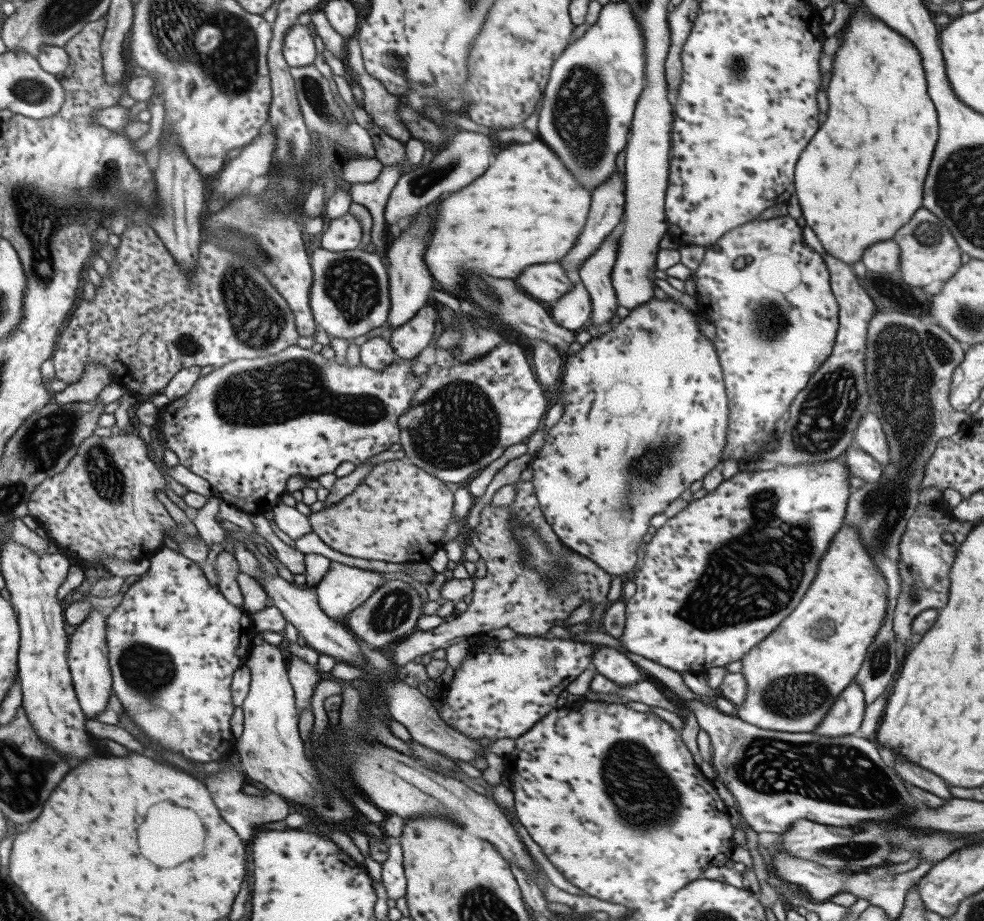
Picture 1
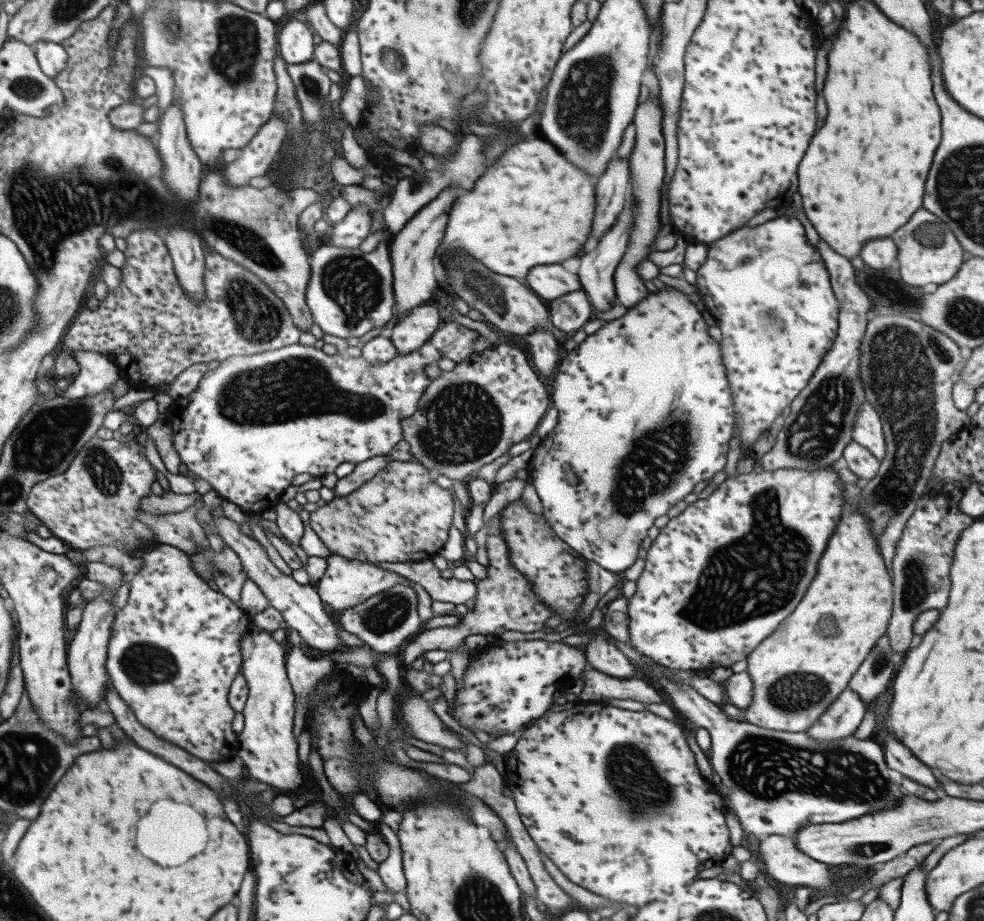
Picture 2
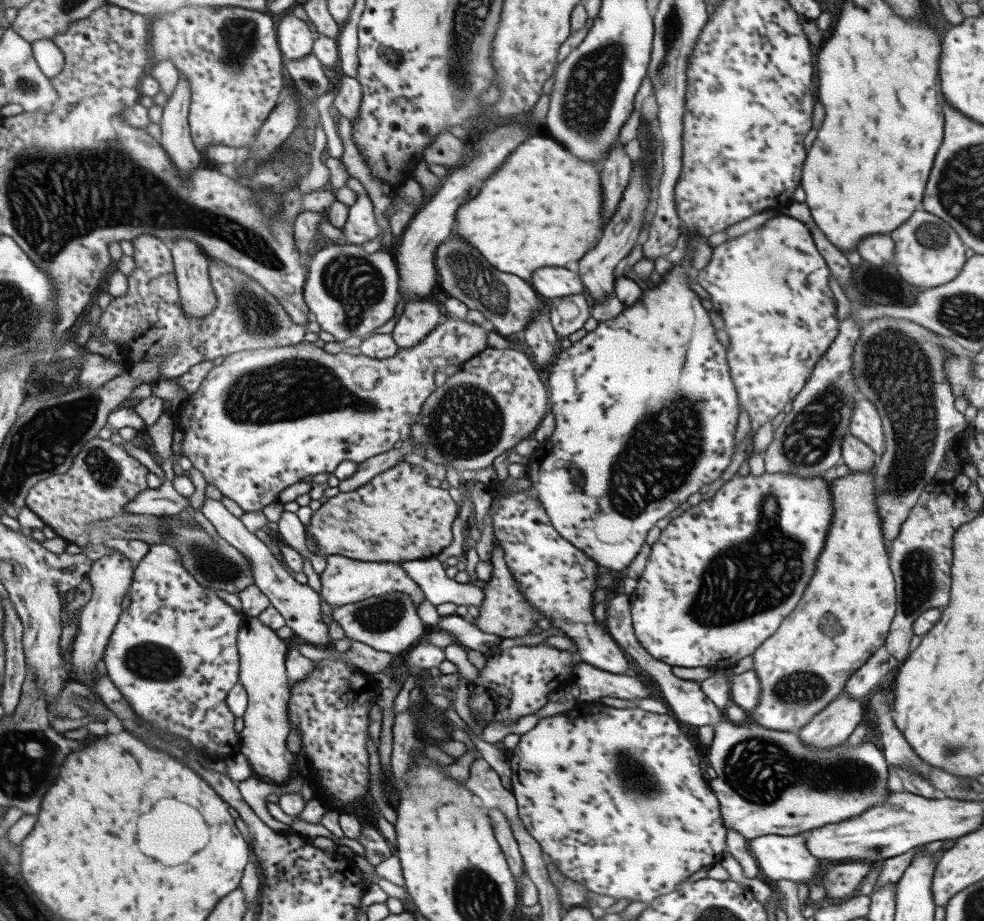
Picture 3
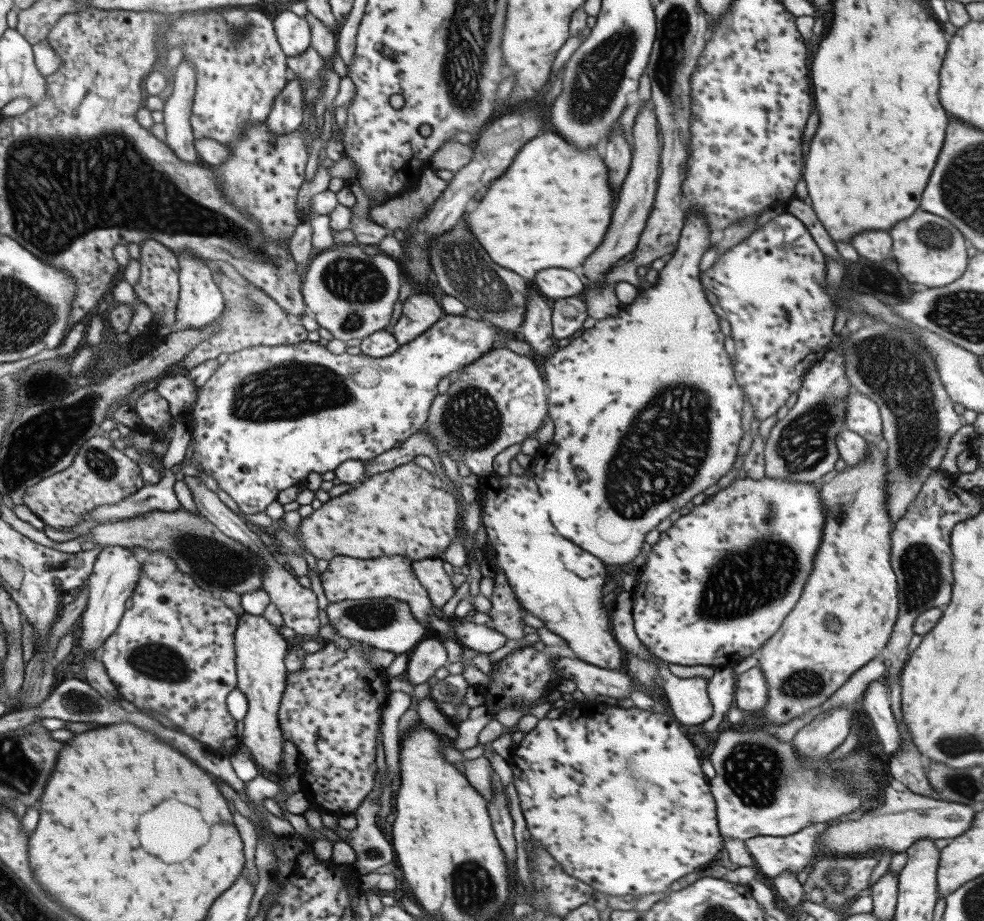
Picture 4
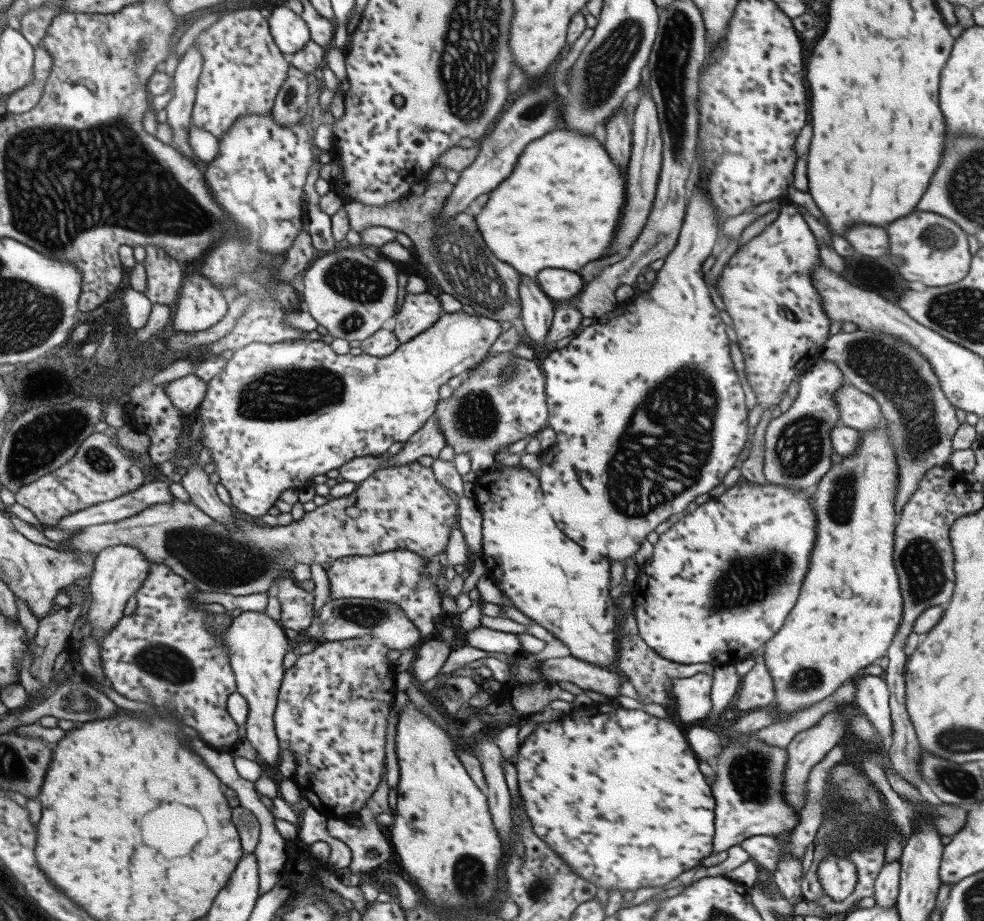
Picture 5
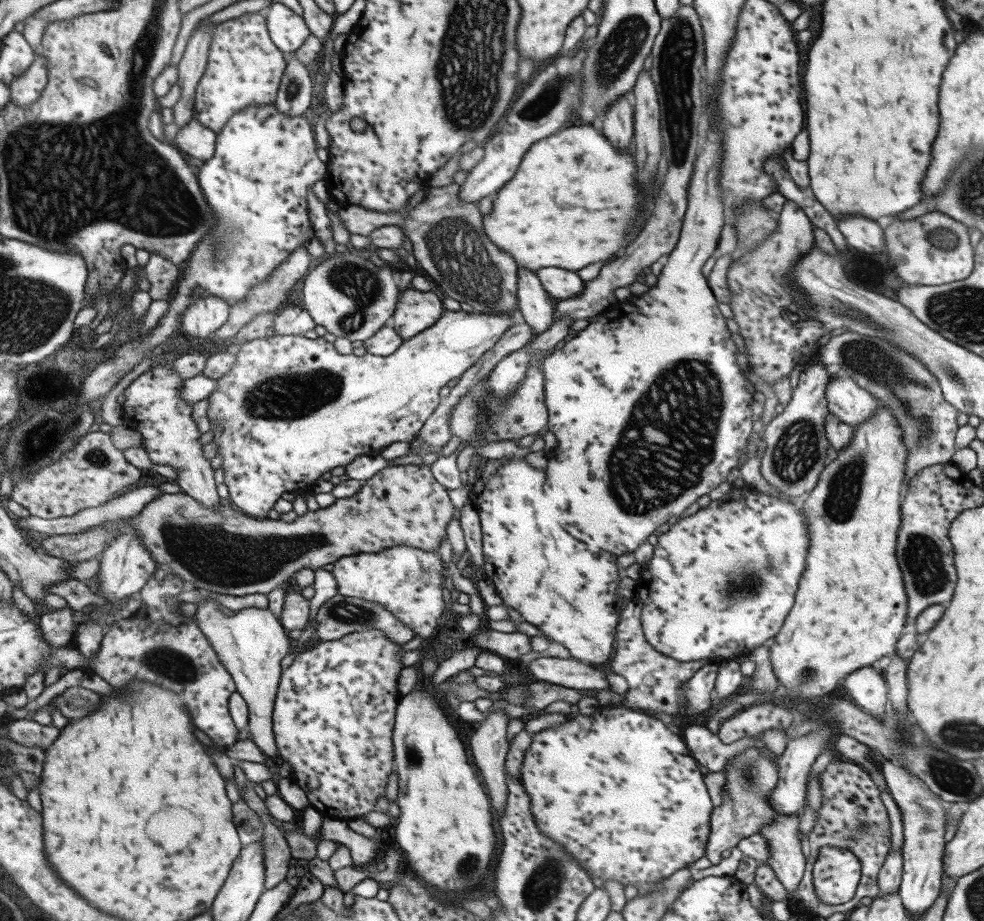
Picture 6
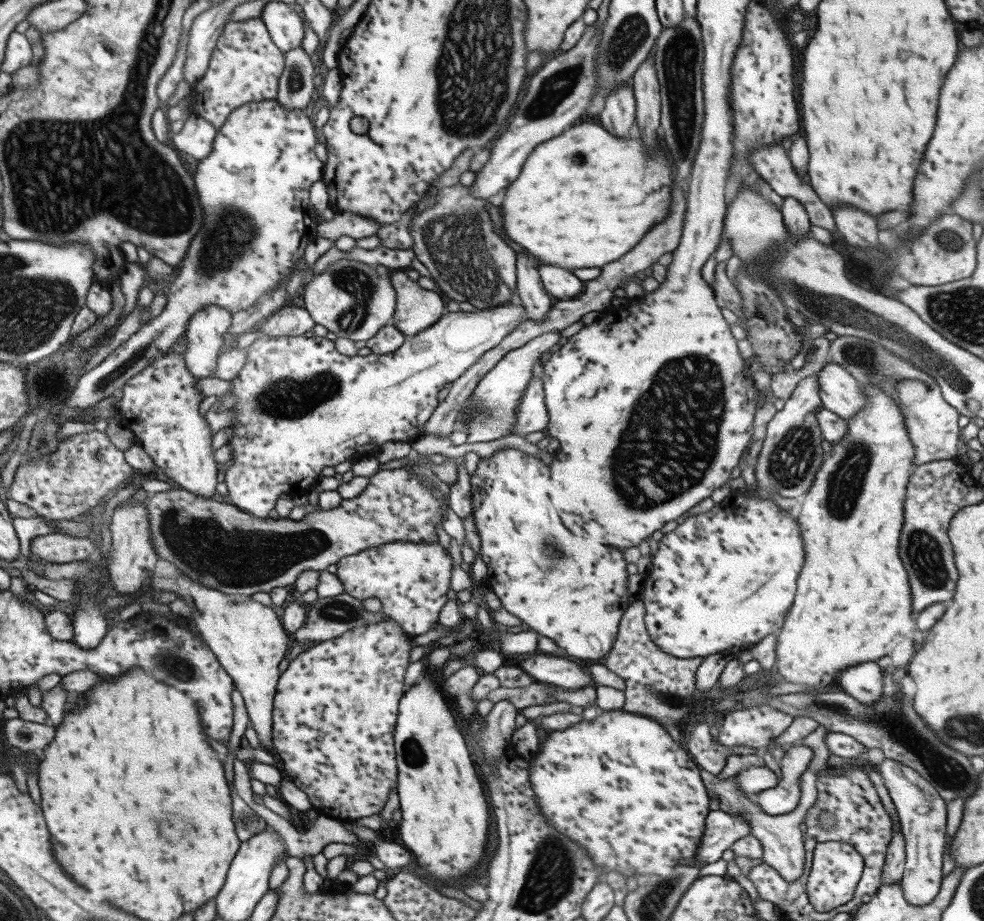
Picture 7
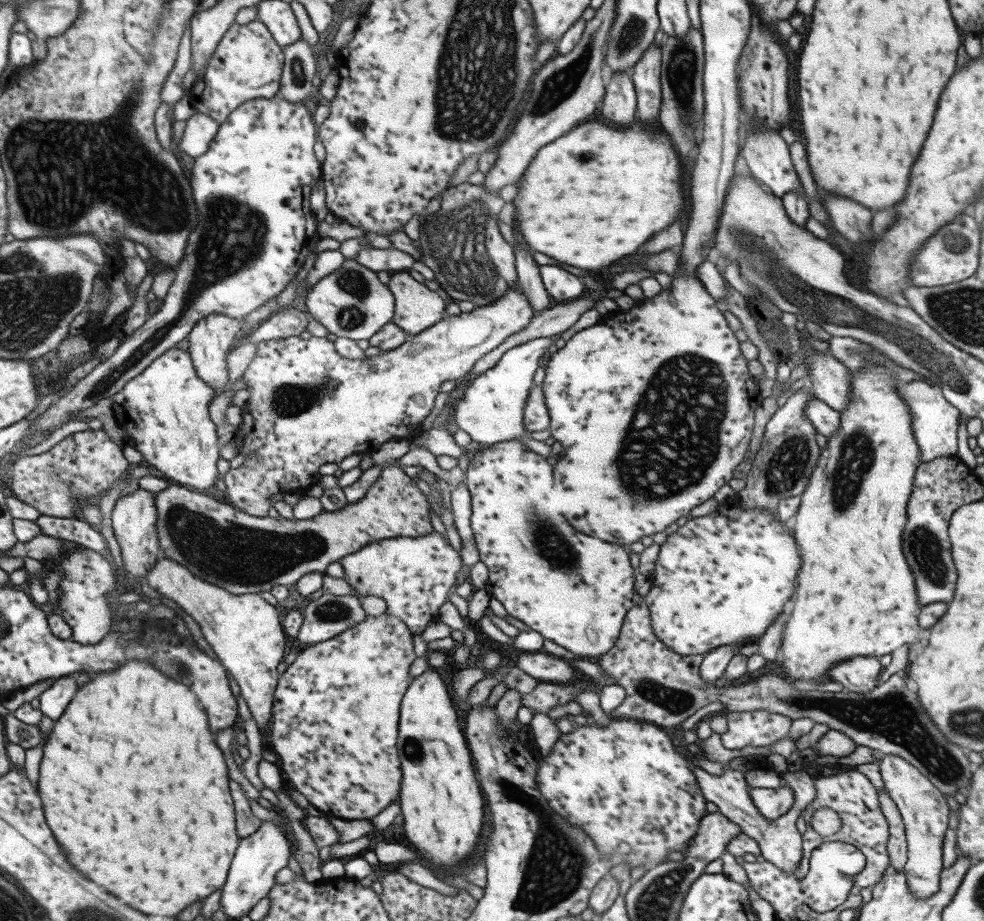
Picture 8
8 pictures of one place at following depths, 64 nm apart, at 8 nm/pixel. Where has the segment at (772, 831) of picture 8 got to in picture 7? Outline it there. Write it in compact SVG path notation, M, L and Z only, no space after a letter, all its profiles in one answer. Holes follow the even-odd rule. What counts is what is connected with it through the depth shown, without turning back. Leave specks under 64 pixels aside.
M821 725L807 734L805 738L797 743L804 744L813 750L813 758L810 760L808 767L799 775L799 802L791 812L780 814L777 816L769 816L765 814L755 803L752 803L739 788L739 785L734 781L733 777L728 777L723 780L715 777L714 774L709 774L706 770L699 768L699 776L705 787L707 796L714 798L719 803L719 809L726 812L729 816L738 814L746 820L749 825L749 835L754 836L761 845L762 857L760 858L765 864L774 868L783 880L792 881L801 876L804 865L804 843L801 841L801 830L798 830L798 824L804 822L806 809L811 808L815 802L815 780L817 780L817 770L828 768L826 765L829 751L825 747L824 739L828 730Z

